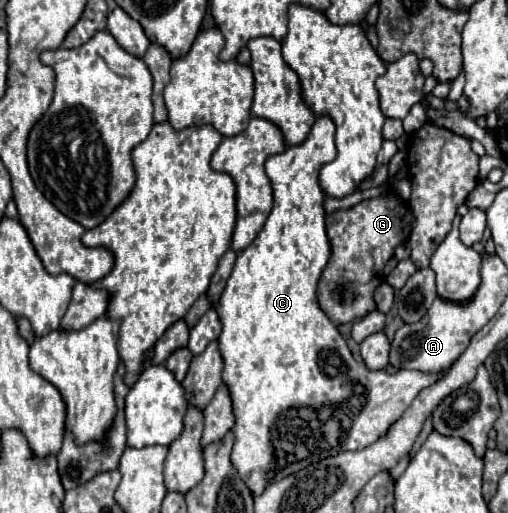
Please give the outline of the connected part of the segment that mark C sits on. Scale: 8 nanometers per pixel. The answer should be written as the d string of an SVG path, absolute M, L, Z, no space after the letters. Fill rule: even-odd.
M319 117L305 143L287 147L283 153L267 159L265 171L273 187L273 209L251 247L237 255L233 273L227 279L215 309L223 325L217 339L225 363L223 383L229 389L235 415L235 425L231 429L235 437L231 465L243 483L247 483L253 497L261 495L267 483L293 475L319 459L327 459L341 451L357 451L375 443L387 433L389 425L403 415L421 389L445 375L421 371L397 371L395 375L389 375L385 371L365 369L363 363L353 359L337 327L319 309L315 289L331 255L325 233L325 195L319 187L319 171L325 163L333 161L335 155L335 125L329 117Z

